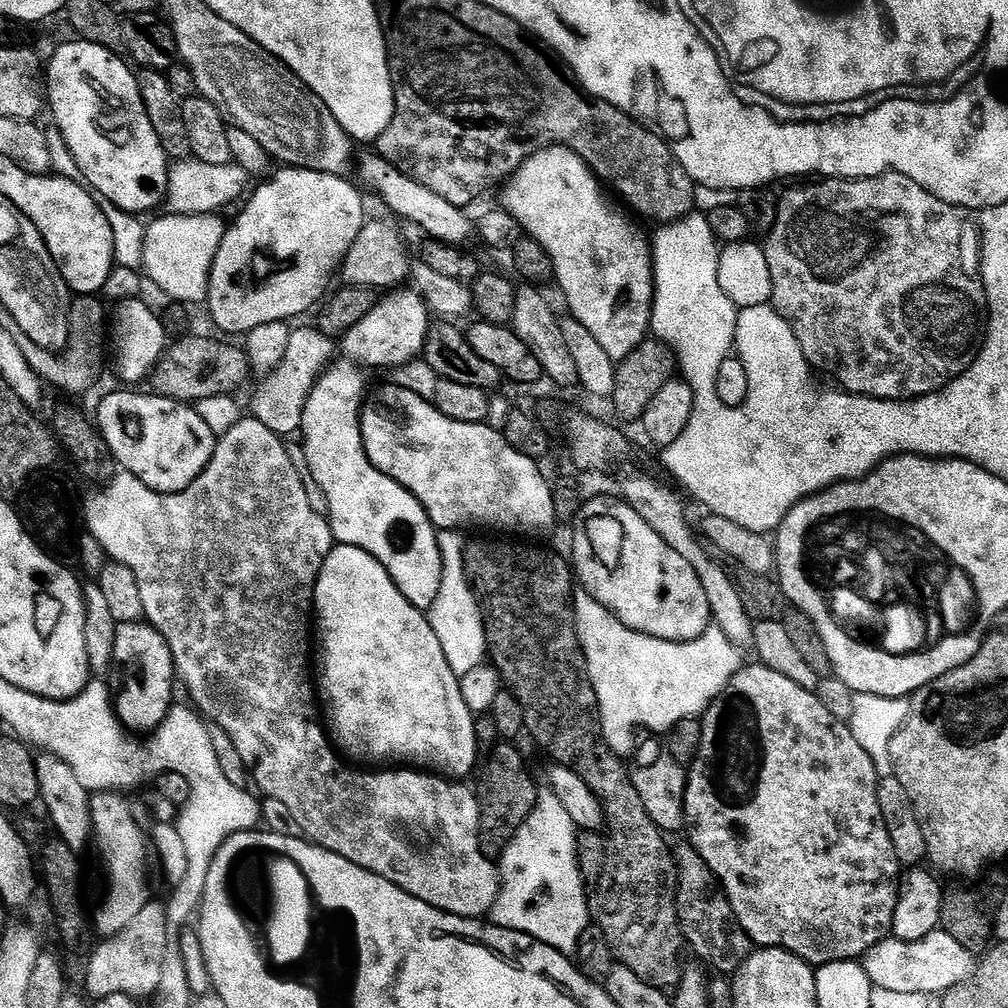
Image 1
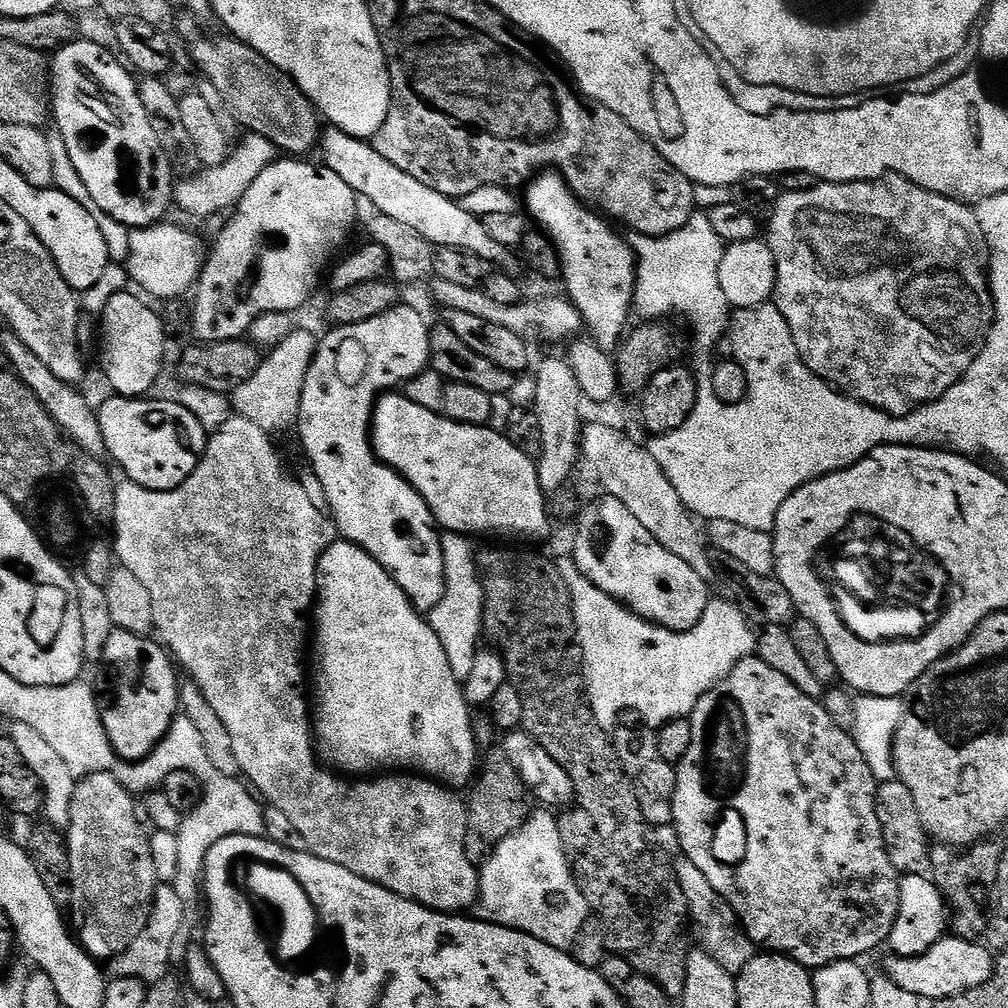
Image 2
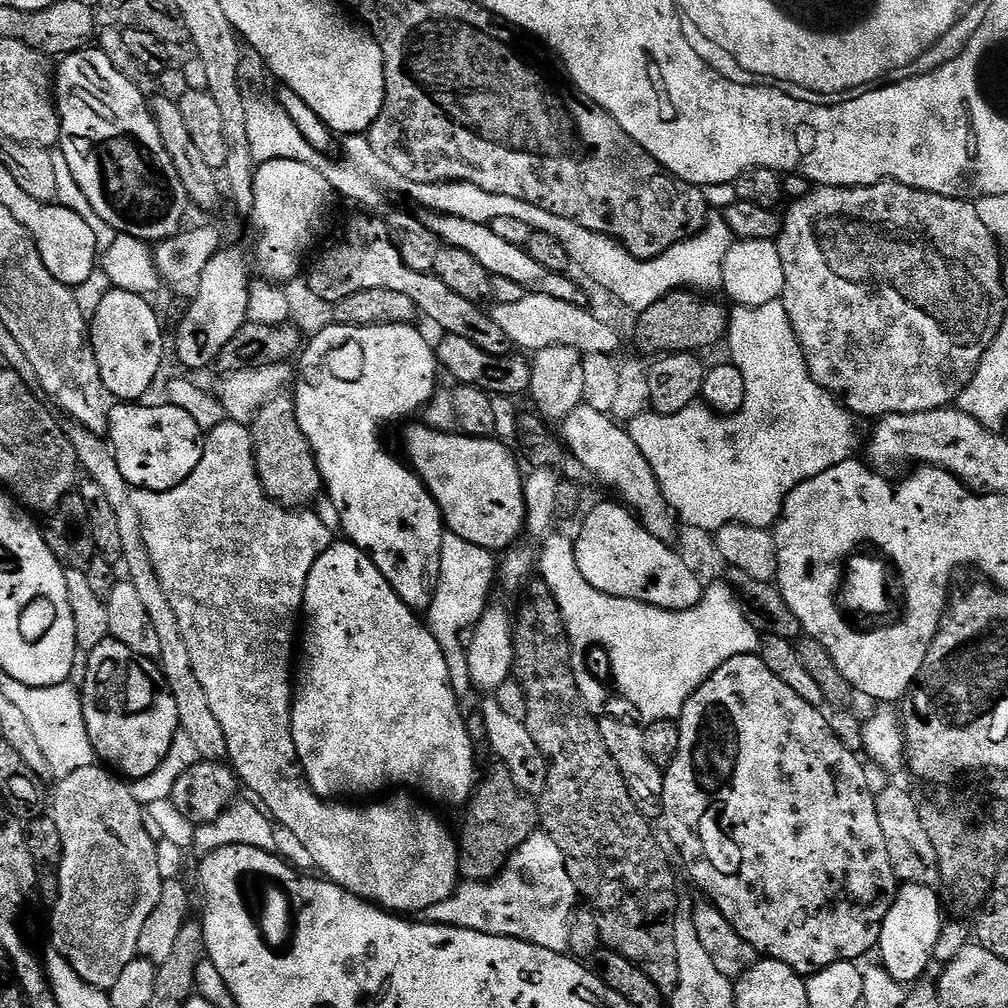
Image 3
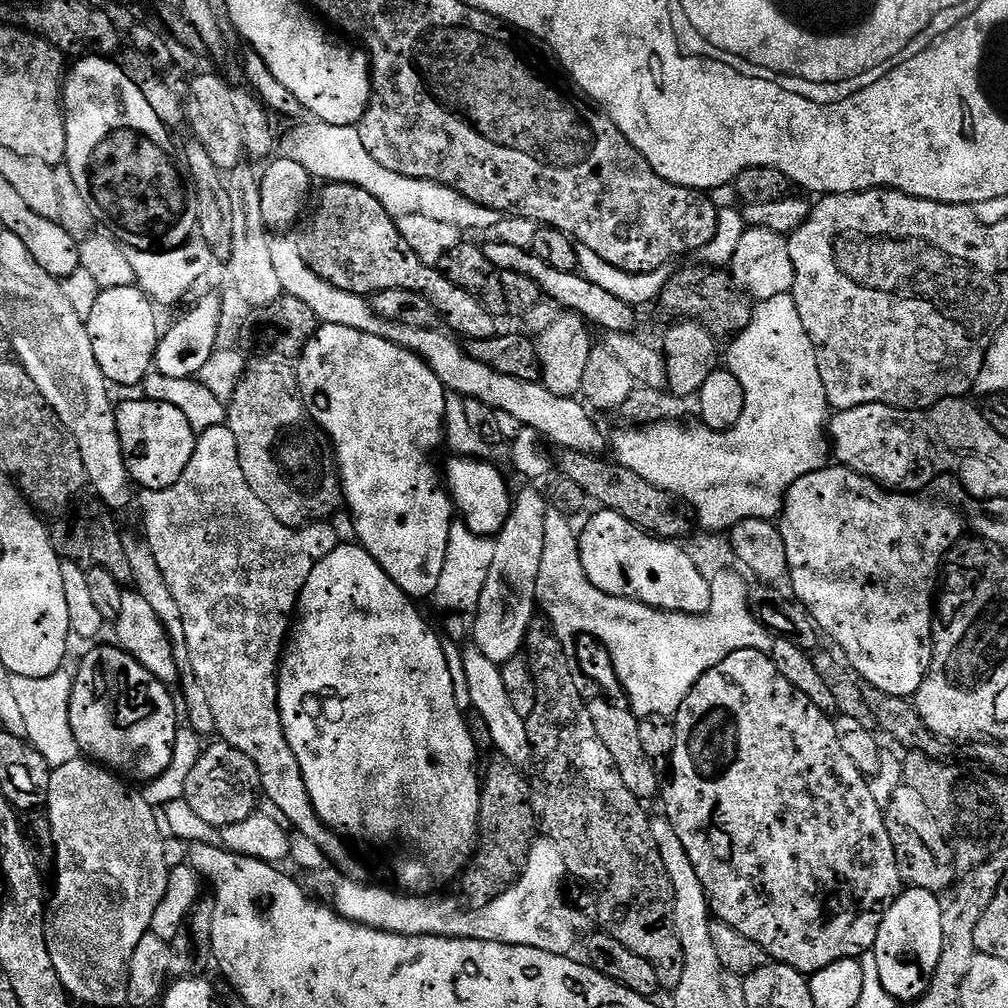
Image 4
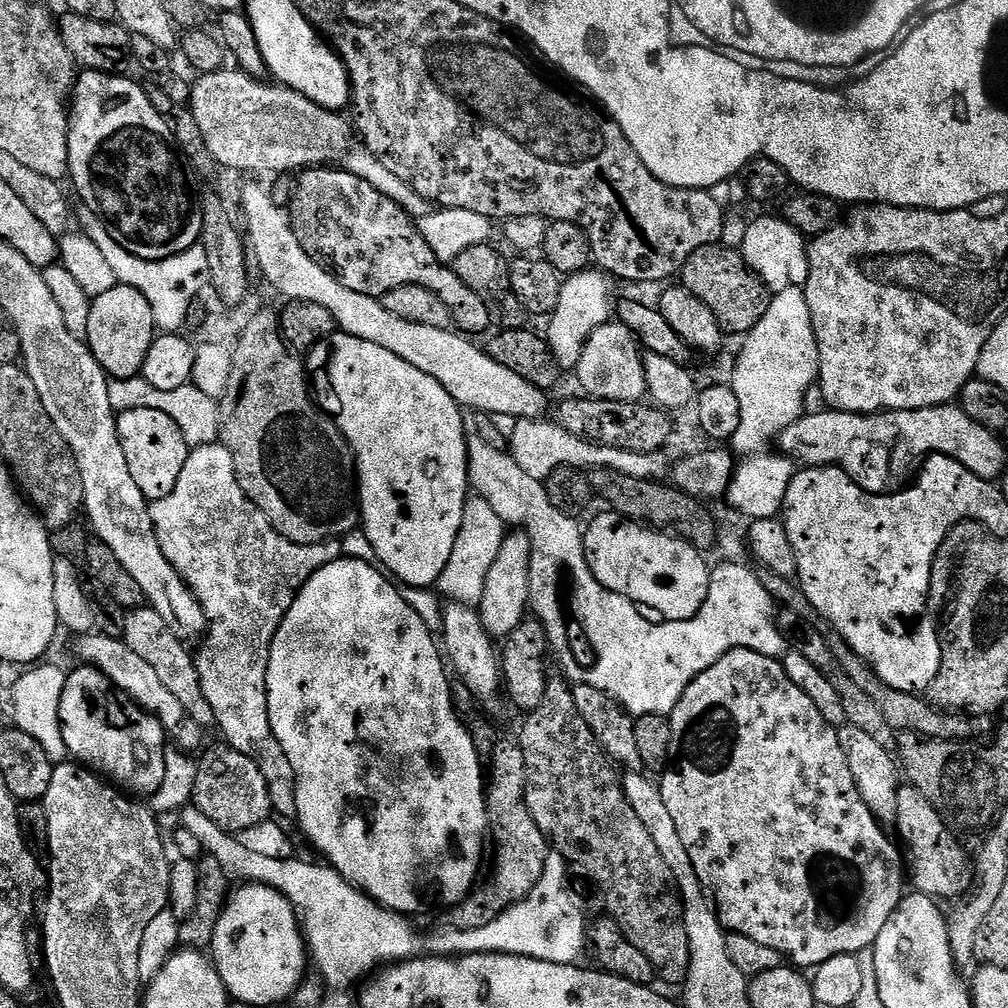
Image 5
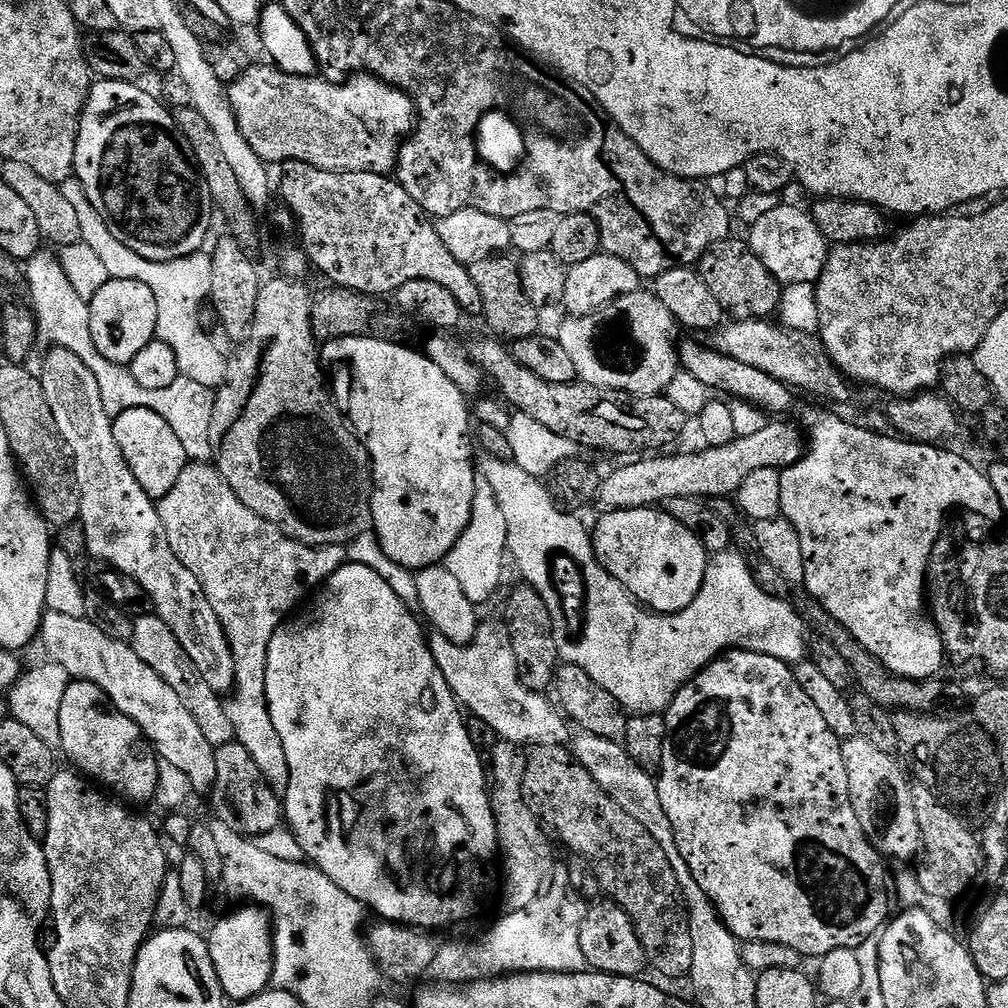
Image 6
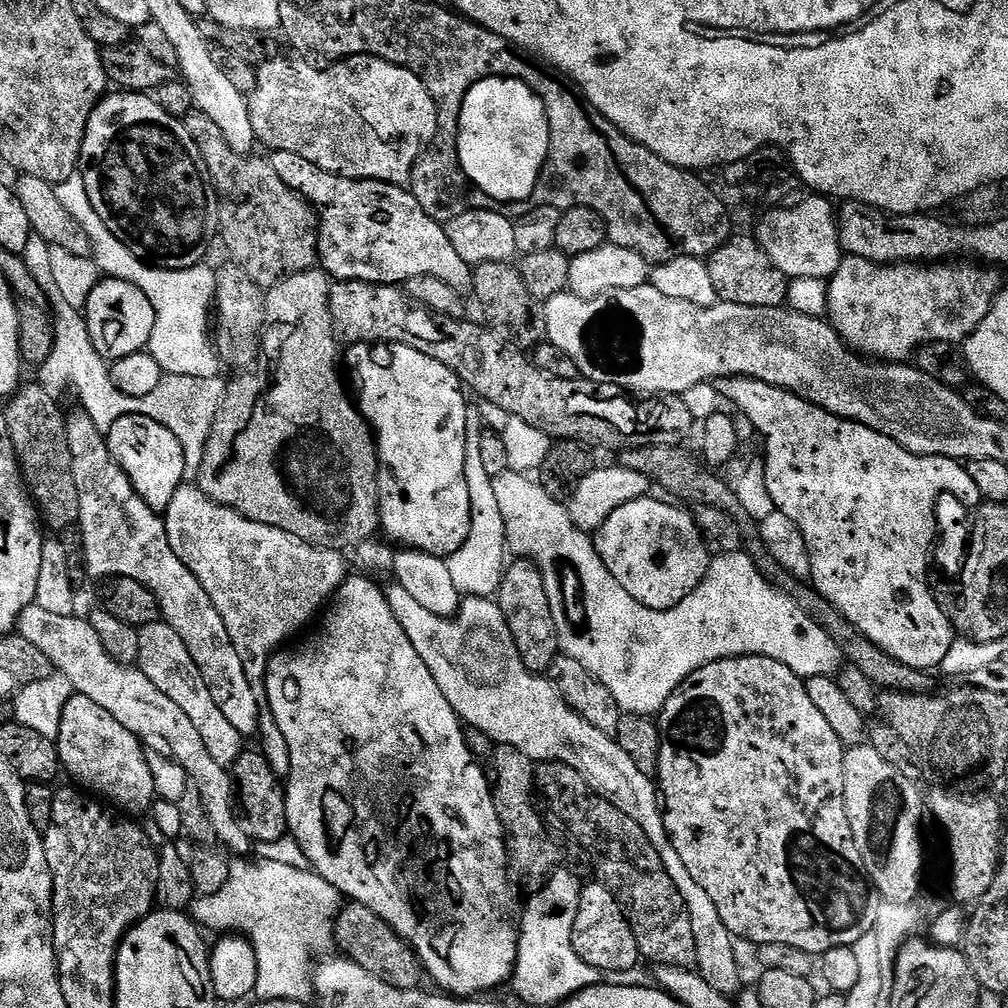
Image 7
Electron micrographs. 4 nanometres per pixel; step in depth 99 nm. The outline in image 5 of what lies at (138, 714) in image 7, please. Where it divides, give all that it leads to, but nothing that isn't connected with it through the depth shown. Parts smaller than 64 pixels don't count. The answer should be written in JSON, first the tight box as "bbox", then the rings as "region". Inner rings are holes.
{"bbox":[76,634,202,750],"region":[[[84,634],[77,640],[80,641],[76,644],[76,652],[84,659],[81,661],[85,665],[102,670],[102,674],[108,677],[128,699],[135,700],[140,707],[158,717],[164,731],[174,734],[174,740],[180,743],[177,745],[181,749],[193,750],[192,748],[199,746],[202,729],[193,720],[185,717],[178,698],[174,698],[174,694],[170,694],[170,690],[166,690],[166,686],[162,686],[158,674],[154,674],[154,669],[144,659],[138,658],[138,654],[134,654],[134,650],[130,650],[130,646],[126,646],[123,639],[115,640],[99,634]]]}

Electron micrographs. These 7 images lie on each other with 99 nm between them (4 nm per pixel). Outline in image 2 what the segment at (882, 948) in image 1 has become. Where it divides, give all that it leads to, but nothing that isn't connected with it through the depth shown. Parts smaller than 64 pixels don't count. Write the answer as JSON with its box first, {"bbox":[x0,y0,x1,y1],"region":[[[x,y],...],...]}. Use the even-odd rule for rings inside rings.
{"bbox":[886,935,994,1002],"region":[[[945,935],[926,954],[921,956],[893,955],[888,964],[886,975],[902,990],[910,990],[910,994],[920,997],[924,1002],[948,1000],[952,996],[962,994],[966,990],[974,990],[982,986],[992,976],[994,956],[983,943],[976,940],[962,940],[959,936]]]}

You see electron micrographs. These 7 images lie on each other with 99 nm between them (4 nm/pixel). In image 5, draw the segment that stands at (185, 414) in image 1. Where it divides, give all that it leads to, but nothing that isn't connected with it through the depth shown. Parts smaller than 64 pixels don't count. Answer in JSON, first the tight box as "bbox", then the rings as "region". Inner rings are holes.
{"bbox":[116,408,190,502],"region":[[[128,408],[116,417],[116,436],[138,490],[142,490],[149,502],[166,498],[178,486],[178,474],[182,474],[190,451],[186,438],[182,438],[182,430],[178,430],[178,422],[162,410]]]}

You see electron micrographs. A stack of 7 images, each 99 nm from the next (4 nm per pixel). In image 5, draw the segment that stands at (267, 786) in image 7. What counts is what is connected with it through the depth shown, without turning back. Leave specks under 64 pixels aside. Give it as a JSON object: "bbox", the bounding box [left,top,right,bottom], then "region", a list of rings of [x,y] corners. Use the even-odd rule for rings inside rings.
{"bbox":[191,742,274,834],"region":[[[217,742],[204,757],[199,757],[191,803],[202,810],[210,822],[233,834],[250,830],[250,826],[258,826],[258,822],[269,819],[274,812],[262,770],[258,770],[251,756],[223,742]]]}

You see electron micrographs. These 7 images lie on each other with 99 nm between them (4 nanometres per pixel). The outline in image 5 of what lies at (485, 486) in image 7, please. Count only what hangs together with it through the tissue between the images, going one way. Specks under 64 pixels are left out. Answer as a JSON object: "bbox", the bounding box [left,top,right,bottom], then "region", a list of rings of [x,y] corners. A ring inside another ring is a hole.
{"bbox":[436,495,506,607],"region":[[[471,495],[463,508],[462,524],[458,538],[455,539],[453,553],[450,554],[446,569],[443,570],[436,585],[439,593],[453,603],[479,607],[482,592],[485,589],[486,576],[498,556],[505,535],[506,525],[498,514],[495,514],[494,508],[483,496]]]}

